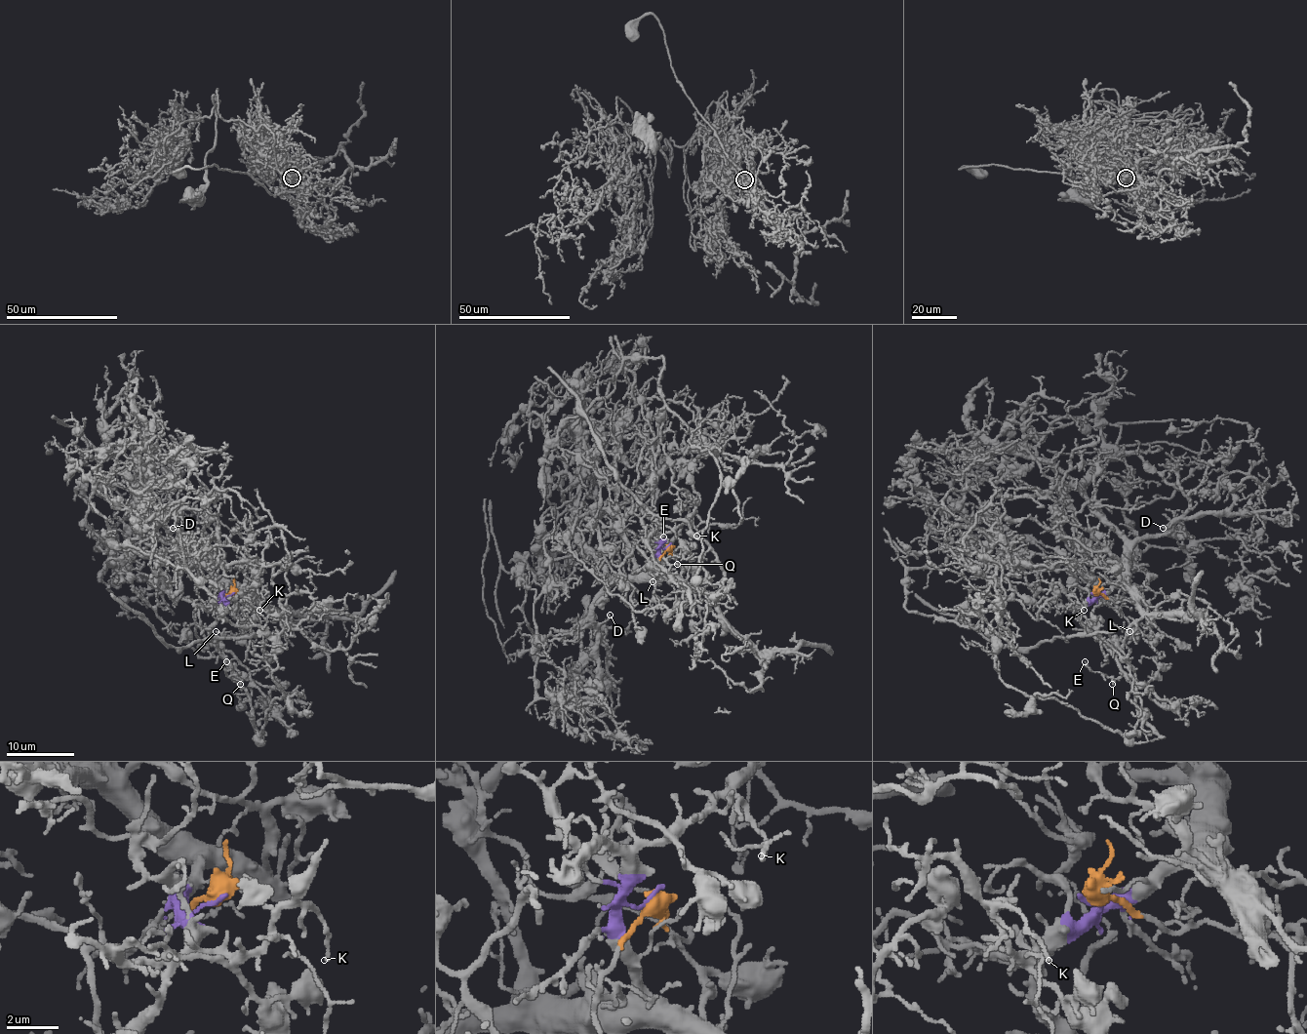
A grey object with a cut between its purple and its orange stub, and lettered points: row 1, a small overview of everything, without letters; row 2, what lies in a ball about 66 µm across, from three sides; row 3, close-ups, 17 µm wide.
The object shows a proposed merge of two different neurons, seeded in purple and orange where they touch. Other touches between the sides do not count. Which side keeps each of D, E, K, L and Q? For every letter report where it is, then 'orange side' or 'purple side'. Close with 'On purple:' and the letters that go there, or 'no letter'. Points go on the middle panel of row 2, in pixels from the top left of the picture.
D: at (610, 615); purple side
E: at (663, 536); purple side
K: at (696, 536); purple side
L: at (653, 581); purple side
Q: at (677, 564); purple side
On purple: D, E, K, L, Q

